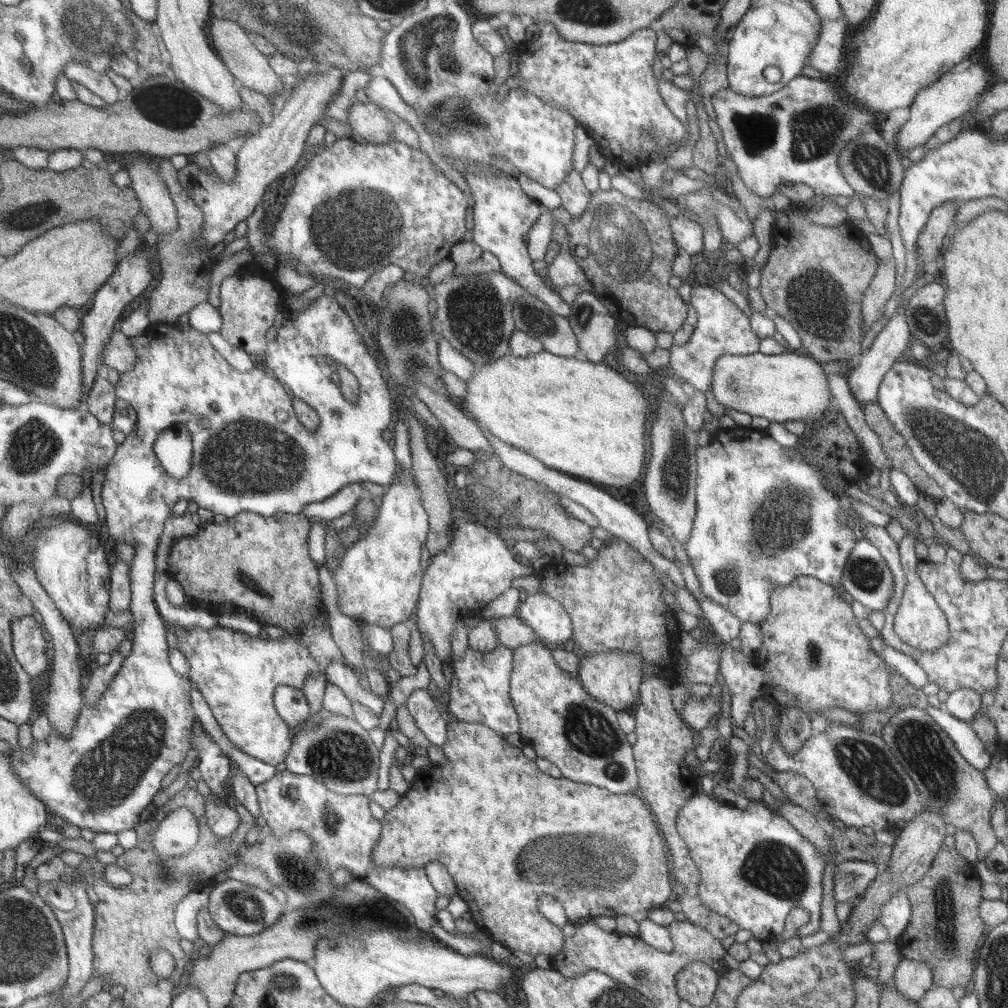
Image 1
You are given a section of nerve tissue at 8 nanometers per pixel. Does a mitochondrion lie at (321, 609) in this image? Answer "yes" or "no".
no

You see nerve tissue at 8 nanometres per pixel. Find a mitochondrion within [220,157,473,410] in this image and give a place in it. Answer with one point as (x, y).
(354, 228)

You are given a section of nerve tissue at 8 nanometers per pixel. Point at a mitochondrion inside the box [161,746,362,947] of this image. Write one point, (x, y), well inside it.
(302, 878)

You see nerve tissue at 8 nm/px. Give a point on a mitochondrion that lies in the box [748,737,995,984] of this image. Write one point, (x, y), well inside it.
(945, 901)

